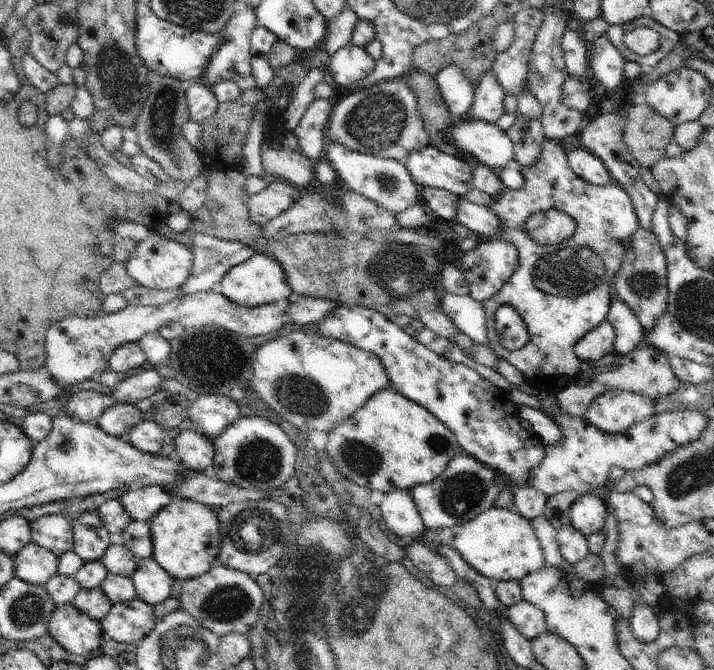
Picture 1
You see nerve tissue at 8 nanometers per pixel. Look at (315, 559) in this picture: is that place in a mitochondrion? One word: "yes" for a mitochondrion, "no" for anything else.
yes

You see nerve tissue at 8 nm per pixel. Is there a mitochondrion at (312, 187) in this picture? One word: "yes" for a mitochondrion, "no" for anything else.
no

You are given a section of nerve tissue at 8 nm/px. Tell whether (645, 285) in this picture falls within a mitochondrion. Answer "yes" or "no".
yes

